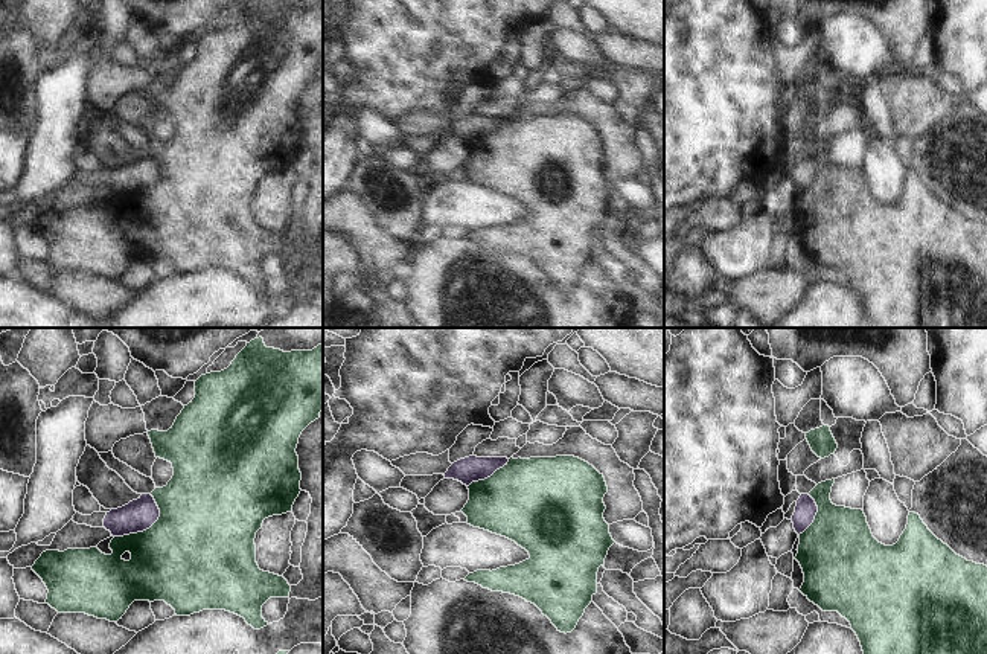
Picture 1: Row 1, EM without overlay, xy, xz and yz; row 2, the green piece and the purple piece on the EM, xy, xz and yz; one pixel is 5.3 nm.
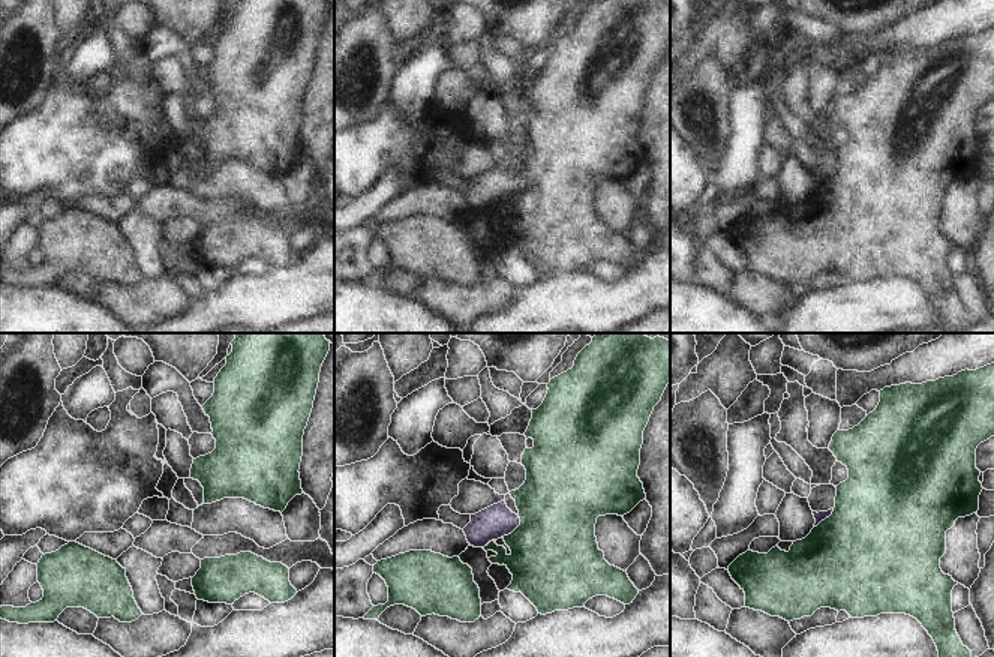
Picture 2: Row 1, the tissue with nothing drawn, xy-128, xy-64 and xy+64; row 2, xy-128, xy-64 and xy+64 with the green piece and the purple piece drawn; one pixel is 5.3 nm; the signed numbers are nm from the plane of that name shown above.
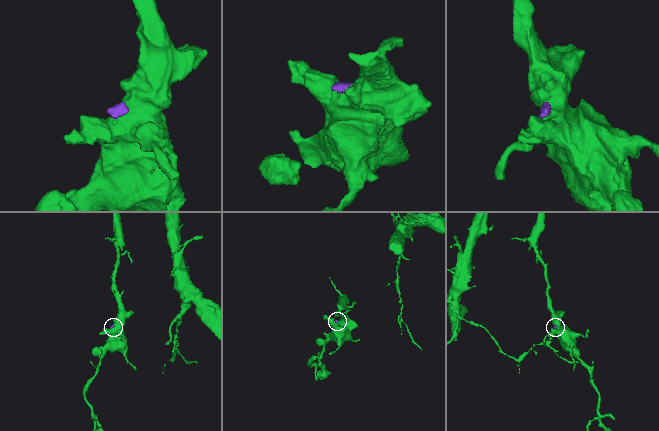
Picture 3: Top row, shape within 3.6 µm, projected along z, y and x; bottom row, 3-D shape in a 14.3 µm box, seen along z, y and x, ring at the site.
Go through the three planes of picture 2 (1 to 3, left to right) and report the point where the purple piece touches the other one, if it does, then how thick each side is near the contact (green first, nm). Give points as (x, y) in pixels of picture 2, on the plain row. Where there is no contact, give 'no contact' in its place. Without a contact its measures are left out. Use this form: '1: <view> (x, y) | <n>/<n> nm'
1: no contact
2: xy-64 (516, 192) | 460/180 nm
3: xy+64 (826, 182) | 500/50 nm

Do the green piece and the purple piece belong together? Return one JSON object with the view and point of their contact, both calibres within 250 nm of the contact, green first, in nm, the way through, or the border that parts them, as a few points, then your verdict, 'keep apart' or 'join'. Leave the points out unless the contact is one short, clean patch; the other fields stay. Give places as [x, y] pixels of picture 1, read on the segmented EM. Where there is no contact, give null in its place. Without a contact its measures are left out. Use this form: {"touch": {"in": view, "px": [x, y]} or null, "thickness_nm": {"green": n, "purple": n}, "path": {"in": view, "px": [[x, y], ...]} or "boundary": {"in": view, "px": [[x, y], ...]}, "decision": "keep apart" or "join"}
{"touch": {"in": "xy", "px": [150, 528]}, "thickness_nm": {"green": 500, "purple": 170}, "boundary": {"in": "xy", "px": [[151, 494], [159, 509], [159, 517], [142, 531], [114, 537]]}, "decision": "keep apart"}

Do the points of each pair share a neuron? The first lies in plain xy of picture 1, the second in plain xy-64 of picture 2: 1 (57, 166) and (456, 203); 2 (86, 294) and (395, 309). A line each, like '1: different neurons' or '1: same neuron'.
1: different neurons
2: different neurons

